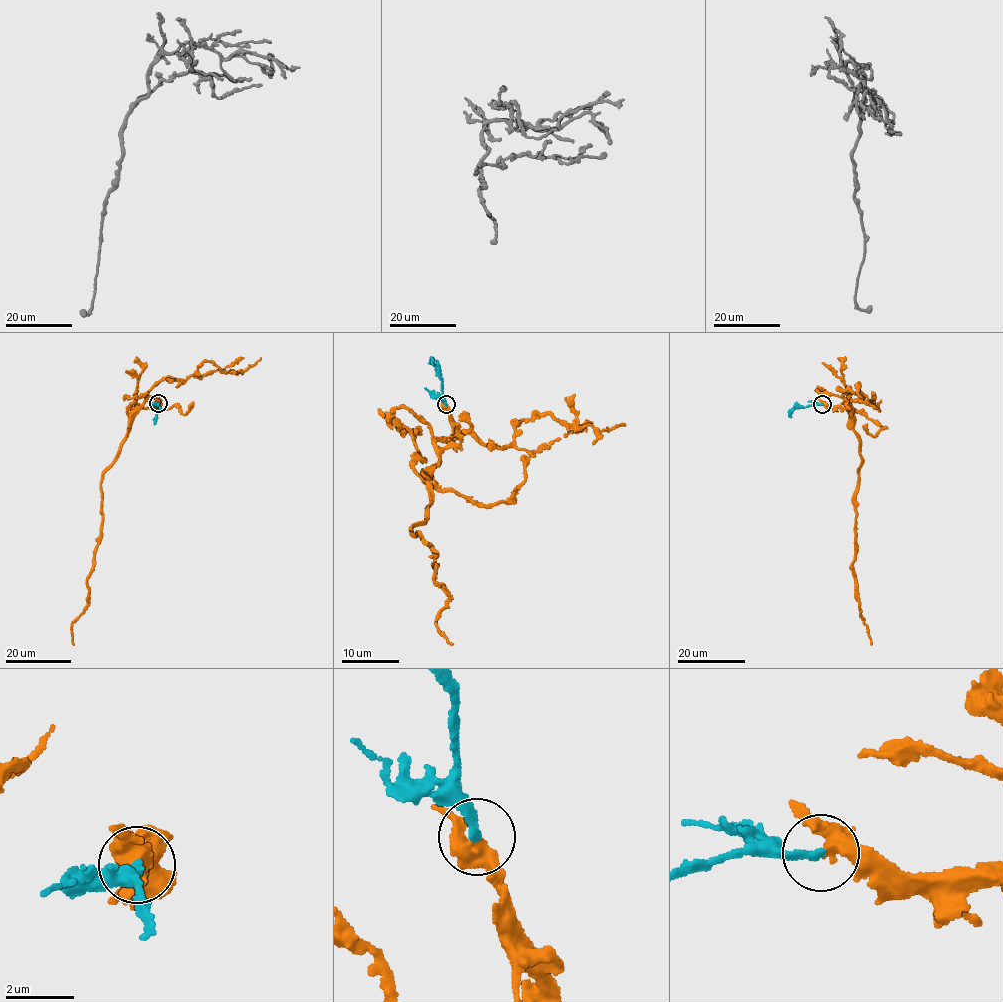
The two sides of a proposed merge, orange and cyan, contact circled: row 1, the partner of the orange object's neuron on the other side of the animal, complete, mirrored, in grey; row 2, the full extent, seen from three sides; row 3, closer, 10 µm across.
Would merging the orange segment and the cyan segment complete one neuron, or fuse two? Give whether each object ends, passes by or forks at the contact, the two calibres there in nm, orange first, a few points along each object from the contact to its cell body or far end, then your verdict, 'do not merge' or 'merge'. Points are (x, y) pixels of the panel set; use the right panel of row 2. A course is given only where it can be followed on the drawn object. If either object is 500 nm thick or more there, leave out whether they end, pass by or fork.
orange passes by | cyan ends | 460/240 nm | orange via (822, 404), (846, 408), (850, 404), (859, 441), (853, 568), (859, 615), (872, 644) | cyan via (821, 404), (798, 407), (792, 411), (790, 417) | merge

